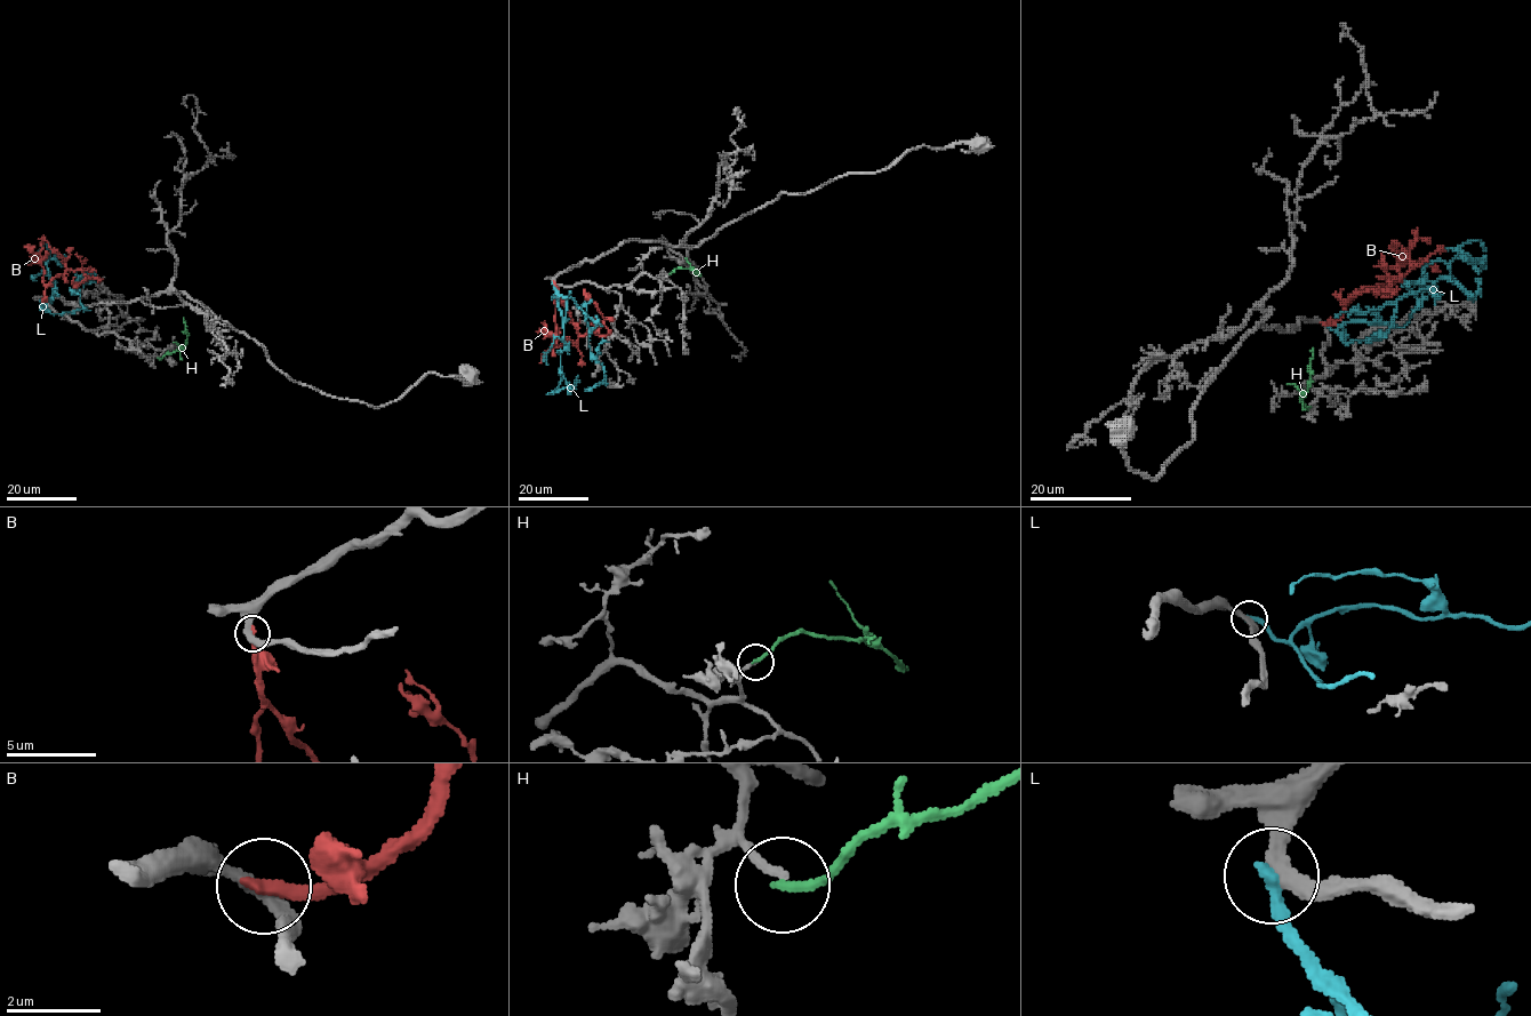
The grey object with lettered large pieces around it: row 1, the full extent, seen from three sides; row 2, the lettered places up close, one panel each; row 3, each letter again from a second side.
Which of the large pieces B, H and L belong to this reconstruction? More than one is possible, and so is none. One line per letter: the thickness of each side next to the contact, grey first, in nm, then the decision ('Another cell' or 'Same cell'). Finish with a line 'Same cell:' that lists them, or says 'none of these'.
B: Thickness 300 nm (grey) against 320 nm. Another cell
H: Thickness 180 nm (grey) against 180 nm. Another cell
L: Thickness 280 nm (grey) against 320 nm. Another cell
Same cell: none of these

